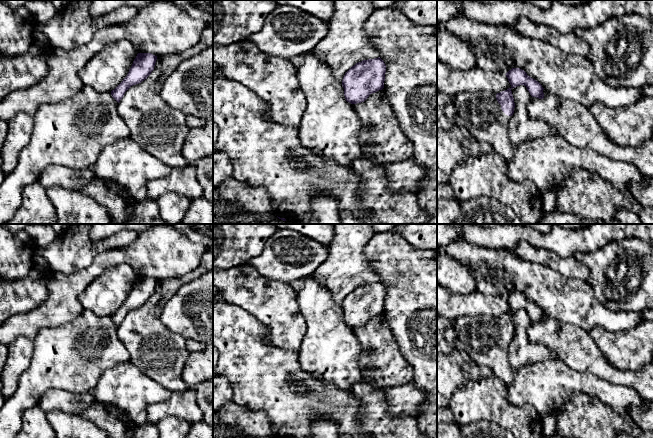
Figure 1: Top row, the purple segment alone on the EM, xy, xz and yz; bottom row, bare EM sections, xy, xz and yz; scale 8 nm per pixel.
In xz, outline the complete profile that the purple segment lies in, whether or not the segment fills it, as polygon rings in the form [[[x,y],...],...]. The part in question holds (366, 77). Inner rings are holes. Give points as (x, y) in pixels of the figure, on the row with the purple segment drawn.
[[[378,57],[363,60],[352,66],[344,75],[342,86],[347,102],[364,102],[370,94],[384,88],[386,65]]]

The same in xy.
[[[138,53],[133,61],[127,76],[123,81],[111,91],[112,97],[119,103],[125,92],[133,85],[139,84],[151,74],[157,56],[151,53]]]

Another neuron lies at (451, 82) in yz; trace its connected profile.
[[[437,61],[437,90],[451,98],[463,92],[497,94],[508,88],[511,88],[508,78],[501,72],[486,71],[478,67],[461,71]]]

